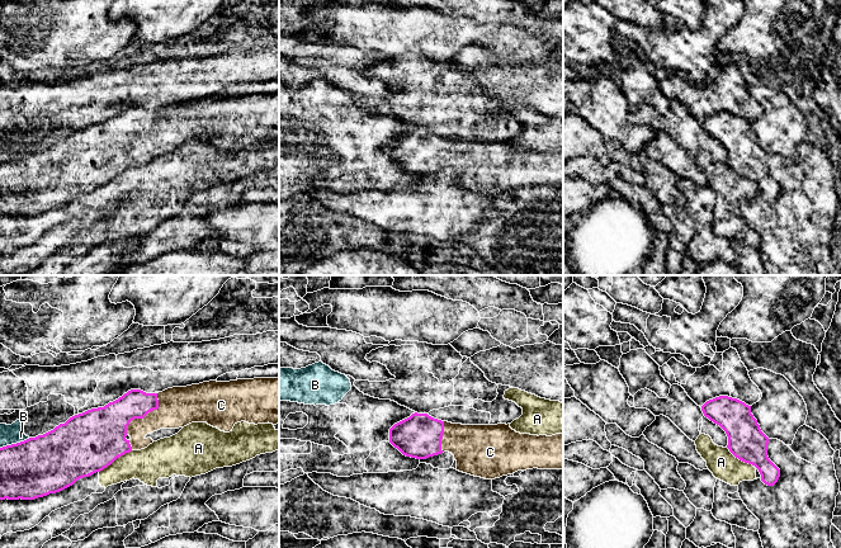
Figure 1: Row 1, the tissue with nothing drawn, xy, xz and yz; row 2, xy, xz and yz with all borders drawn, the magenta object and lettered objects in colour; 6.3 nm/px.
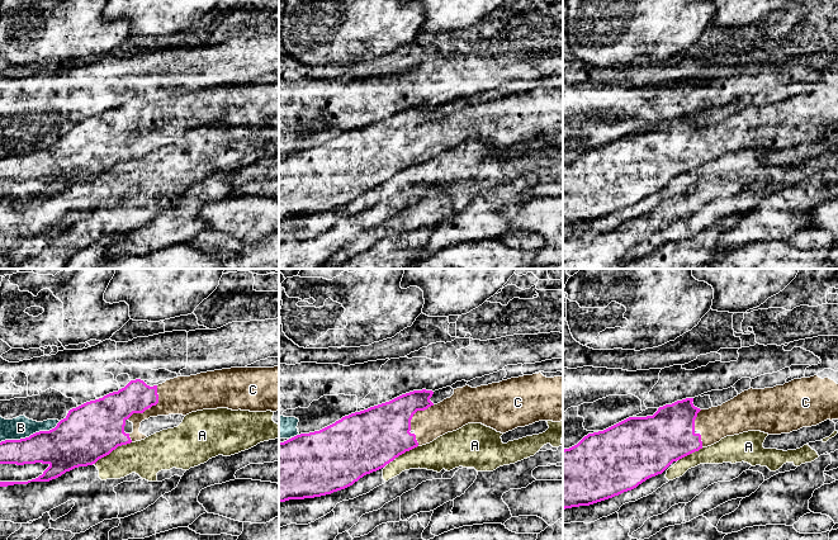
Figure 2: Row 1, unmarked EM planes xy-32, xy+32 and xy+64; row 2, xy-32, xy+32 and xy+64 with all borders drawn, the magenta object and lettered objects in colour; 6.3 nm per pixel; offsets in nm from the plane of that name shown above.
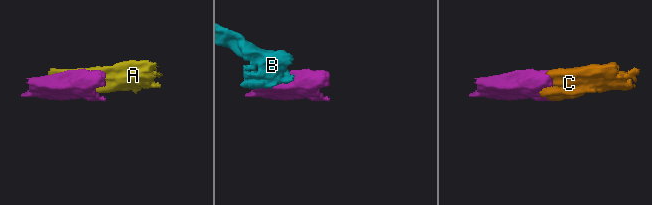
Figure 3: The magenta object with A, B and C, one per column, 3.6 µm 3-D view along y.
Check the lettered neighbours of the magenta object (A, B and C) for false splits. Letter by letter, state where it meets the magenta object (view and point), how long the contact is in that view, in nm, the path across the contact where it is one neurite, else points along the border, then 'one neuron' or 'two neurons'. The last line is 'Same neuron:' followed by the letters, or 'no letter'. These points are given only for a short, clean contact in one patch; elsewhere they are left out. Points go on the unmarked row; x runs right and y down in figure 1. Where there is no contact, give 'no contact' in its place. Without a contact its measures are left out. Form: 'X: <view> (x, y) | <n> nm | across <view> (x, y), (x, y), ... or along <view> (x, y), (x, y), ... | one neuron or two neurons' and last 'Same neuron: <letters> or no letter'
A: xy (116, 174) | 260 nm | along xy (132, 166), (117, 173), (99, 188) | two neurons
B: xy (14, 160) | 200 nm | two neurons
C: xy (145, 131) | 340 nm | one neuron
Same neuron: C

